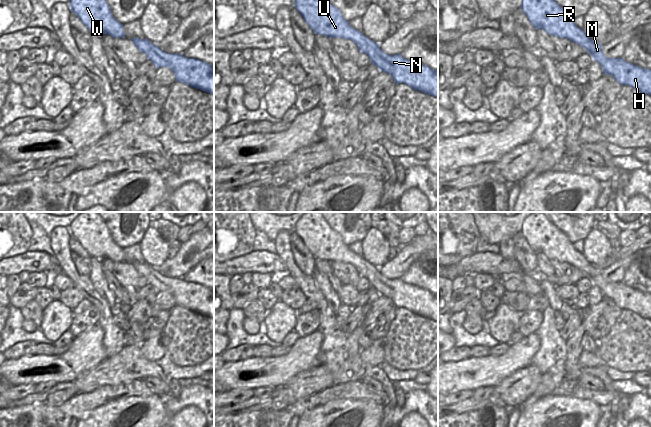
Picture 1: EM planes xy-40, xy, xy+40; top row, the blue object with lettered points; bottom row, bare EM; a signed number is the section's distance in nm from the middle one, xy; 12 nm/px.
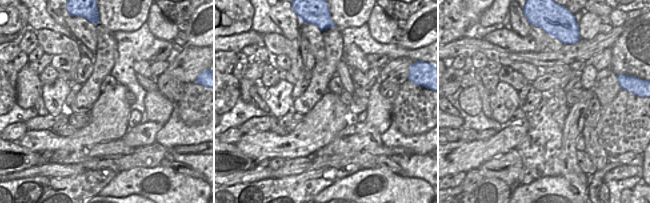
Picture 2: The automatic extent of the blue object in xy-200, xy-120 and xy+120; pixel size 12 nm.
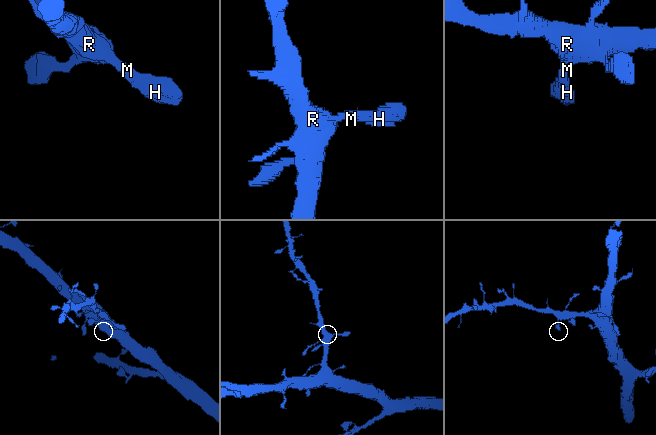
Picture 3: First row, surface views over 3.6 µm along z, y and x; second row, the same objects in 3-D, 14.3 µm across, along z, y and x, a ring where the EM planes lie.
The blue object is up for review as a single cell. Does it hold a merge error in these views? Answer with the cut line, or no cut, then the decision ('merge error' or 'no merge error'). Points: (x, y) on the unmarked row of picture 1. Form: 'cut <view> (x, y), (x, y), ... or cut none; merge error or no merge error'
cut none; no merge error

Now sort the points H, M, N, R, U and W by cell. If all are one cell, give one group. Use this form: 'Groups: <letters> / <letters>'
Groups: H M N R U W

